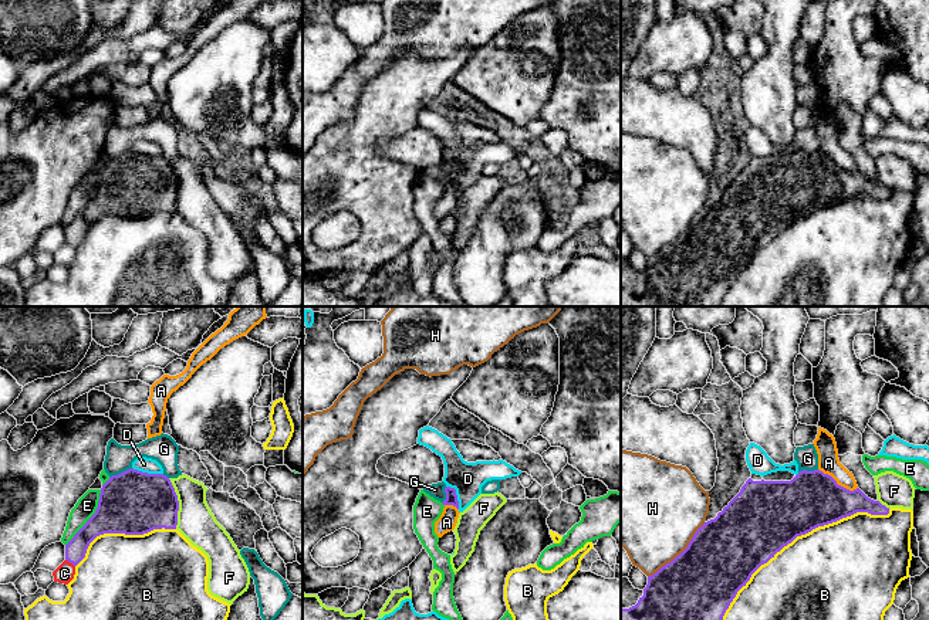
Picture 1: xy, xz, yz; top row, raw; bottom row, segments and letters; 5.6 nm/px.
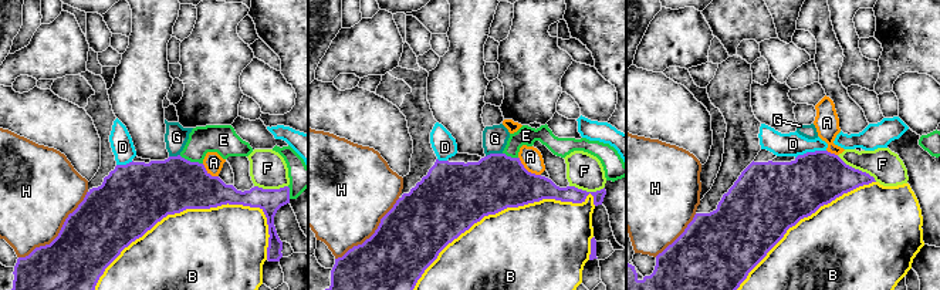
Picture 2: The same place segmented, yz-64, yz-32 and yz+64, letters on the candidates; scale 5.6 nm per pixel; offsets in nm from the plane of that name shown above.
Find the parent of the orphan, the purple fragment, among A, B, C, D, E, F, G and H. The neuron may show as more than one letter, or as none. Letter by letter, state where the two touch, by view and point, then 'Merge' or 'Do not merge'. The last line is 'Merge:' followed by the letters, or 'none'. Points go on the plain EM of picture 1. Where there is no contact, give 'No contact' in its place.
A: Touches purple at yz (837, 166). Do not merge
B: Touches purple at yz (797, 217). Do not merge
C: Touches purple at xy (70, 244). Do not merge
D: Touches purple at xy (147, 155). Do not merge
E: Touches purple at xy (90, 200). Do not merge
F: Touches purple at xy (178, 186). Merge
G: Touches purple at xy (121, 155). Do not merge
H: Touches purple at yz (681, 236). Do not merge
Merge: F

